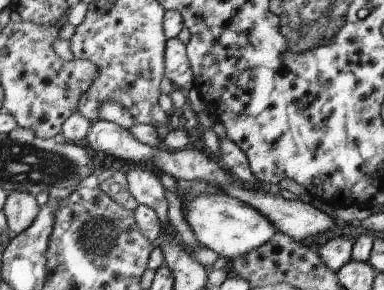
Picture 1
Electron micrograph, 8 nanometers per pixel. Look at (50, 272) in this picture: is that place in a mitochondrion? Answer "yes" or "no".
no

